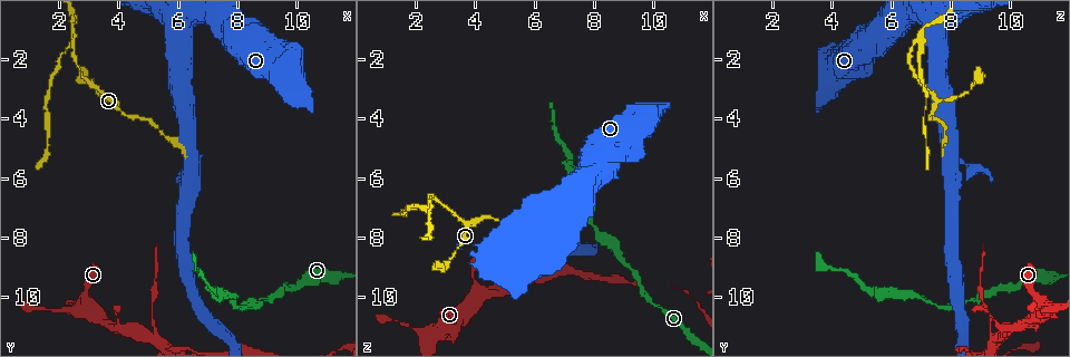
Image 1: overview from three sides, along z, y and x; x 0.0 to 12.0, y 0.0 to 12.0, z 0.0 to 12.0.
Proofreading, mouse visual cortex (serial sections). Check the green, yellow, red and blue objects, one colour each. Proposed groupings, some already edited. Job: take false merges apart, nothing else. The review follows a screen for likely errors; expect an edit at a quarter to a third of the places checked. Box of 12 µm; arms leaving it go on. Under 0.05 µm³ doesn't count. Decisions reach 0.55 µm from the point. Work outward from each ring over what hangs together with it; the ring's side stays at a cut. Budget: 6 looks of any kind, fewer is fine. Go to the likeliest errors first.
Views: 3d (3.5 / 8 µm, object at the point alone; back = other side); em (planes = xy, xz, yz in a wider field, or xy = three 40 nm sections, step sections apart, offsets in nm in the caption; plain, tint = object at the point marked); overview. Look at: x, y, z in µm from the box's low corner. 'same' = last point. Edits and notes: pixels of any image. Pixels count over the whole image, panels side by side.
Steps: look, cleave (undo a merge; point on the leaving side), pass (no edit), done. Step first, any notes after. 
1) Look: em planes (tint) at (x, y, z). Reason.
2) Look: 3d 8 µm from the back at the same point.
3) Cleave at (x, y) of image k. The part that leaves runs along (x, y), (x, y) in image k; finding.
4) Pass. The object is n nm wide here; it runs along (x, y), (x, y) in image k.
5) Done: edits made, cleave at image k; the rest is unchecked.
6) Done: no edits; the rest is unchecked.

Look: 3d 8 µm at (2.4, 1.3, 6.9). Sharp bend.

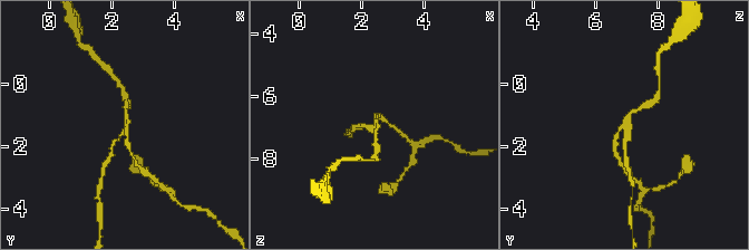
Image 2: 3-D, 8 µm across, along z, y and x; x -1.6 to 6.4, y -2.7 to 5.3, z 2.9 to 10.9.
Look: 3d 3.5 µm at (2.4, 1.3, 6.8). Closer look.

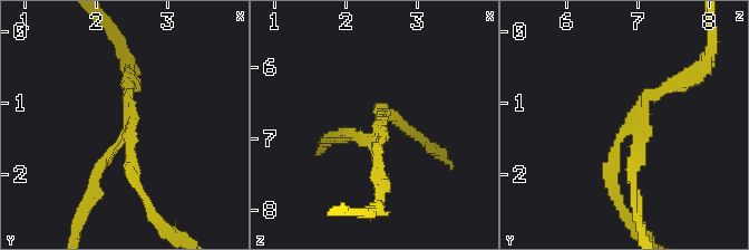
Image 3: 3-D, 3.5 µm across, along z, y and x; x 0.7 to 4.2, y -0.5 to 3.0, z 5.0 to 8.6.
Look: em xy step 1 (tint) at (2.50, 1.35, 6.85). 3 arms meet here; the arms are 150, 200, 200 nm wide; need the tissue.

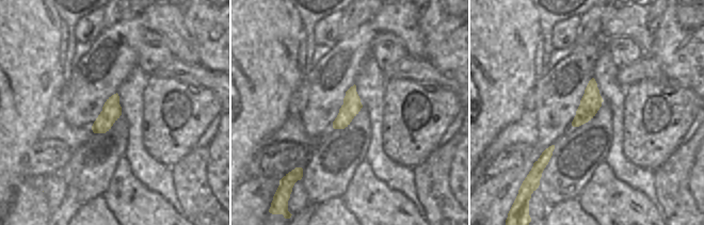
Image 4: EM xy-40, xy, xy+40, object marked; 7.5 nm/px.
Cleave at (101, 166) of image 3. The part that leaves runs along (119, 140), (75, 226) in image 3; a second cell is stuck on.

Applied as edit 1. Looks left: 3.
Look: overview. Redraw.

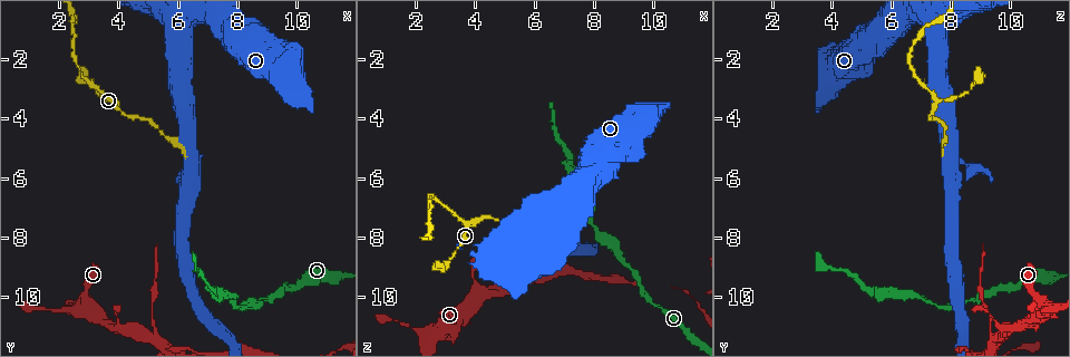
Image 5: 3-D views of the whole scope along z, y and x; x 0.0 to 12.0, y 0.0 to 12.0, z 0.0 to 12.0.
Look: 3d 3.5 µm at (6.4, 5.2, 7.9). Side arm on a straight run.

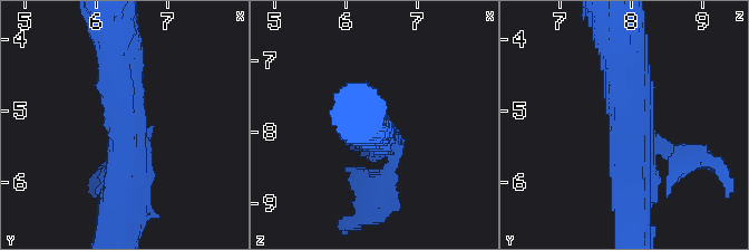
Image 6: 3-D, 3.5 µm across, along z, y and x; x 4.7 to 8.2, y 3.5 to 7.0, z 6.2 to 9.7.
Look: em xy step 5 (tint) at (6.35, 5.25, 7.95). 3 arms meet here; the arms are 150, 500, 600 nm wide; need the tissue.

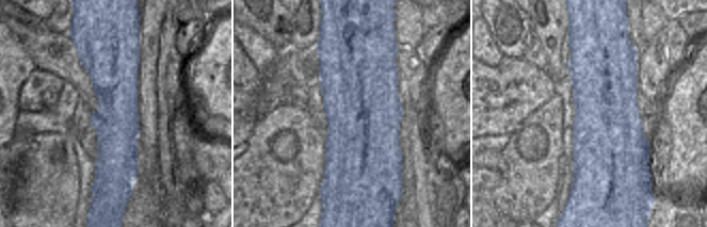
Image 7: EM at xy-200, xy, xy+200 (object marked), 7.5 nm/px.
Cleave at (387, 204) of image 6. The part that leaves runs along (391, 167), (371, 210), (343, 230) in image 6; two cells meet here.

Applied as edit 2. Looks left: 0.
Done: edits made, cleave at image 3, cleave at image 6; the rest is unchecked.

